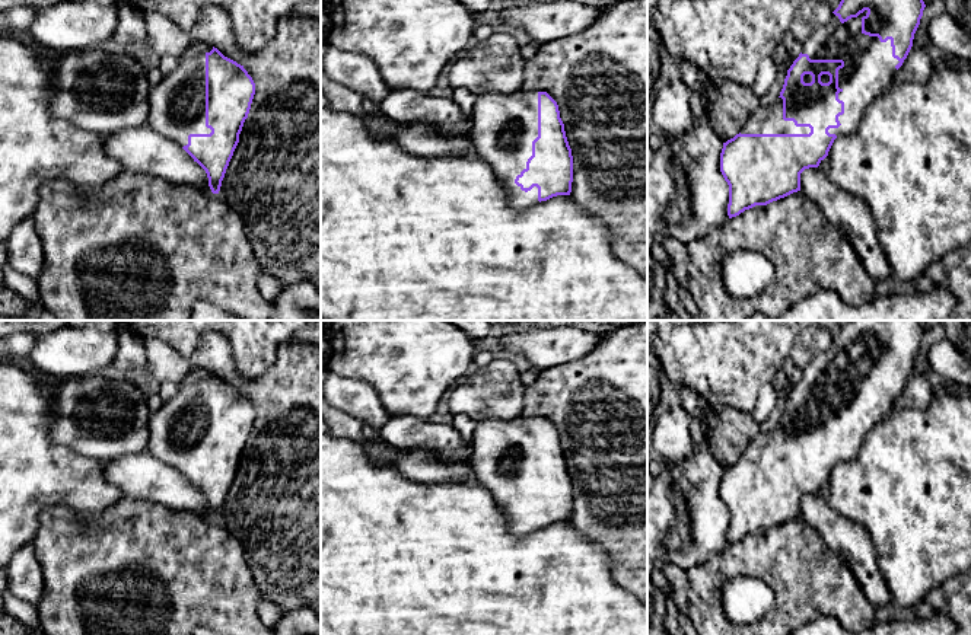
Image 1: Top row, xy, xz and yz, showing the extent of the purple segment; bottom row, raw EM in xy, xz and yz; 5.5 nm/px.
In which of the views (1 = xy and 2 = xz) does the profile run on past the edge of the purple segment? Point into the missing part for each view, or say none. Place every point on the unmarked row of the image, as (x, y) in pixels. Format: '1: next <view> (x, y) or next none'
1: next xy (177, 433)
2: next xz (503, 450)

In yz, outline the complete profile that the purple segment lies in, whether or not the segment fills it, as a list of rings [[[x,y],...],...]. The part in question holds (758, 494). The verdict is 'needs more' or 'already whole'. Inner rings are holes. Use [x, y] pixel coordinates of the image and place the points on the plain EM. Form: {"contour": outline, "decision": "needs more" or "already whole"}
{"contour": [[[921,320],[841,322],[828,350],[815,355],[802,370],[802,379],[787,396],[780,422],[771,431],[755,435],[742,456],[723,469],[720,498],[729,511],[729,545],[800,517],[800,500],[818,494],[838,462],[857,456],[866,434],[894,409],[897,396],[913,373],[924,334]]], "decision": "needs more"}

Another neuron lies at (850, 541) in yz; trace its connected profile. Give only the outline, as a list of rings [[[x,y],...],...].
[[[819,494],[800,500],[800,518],[815,527],[824,542],[850,567],[870,604],[878,609],[894,603],[876,564],[875,546],[860,524],[840,516]]]

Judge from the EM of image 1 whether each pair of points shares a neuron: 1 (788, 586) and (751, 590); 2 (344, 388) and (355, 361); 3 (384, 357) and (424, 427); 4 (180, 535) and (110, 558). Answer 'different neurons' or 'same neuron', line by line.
1: different neurons
2: different neurons
3: different neurons
4: same neuron

